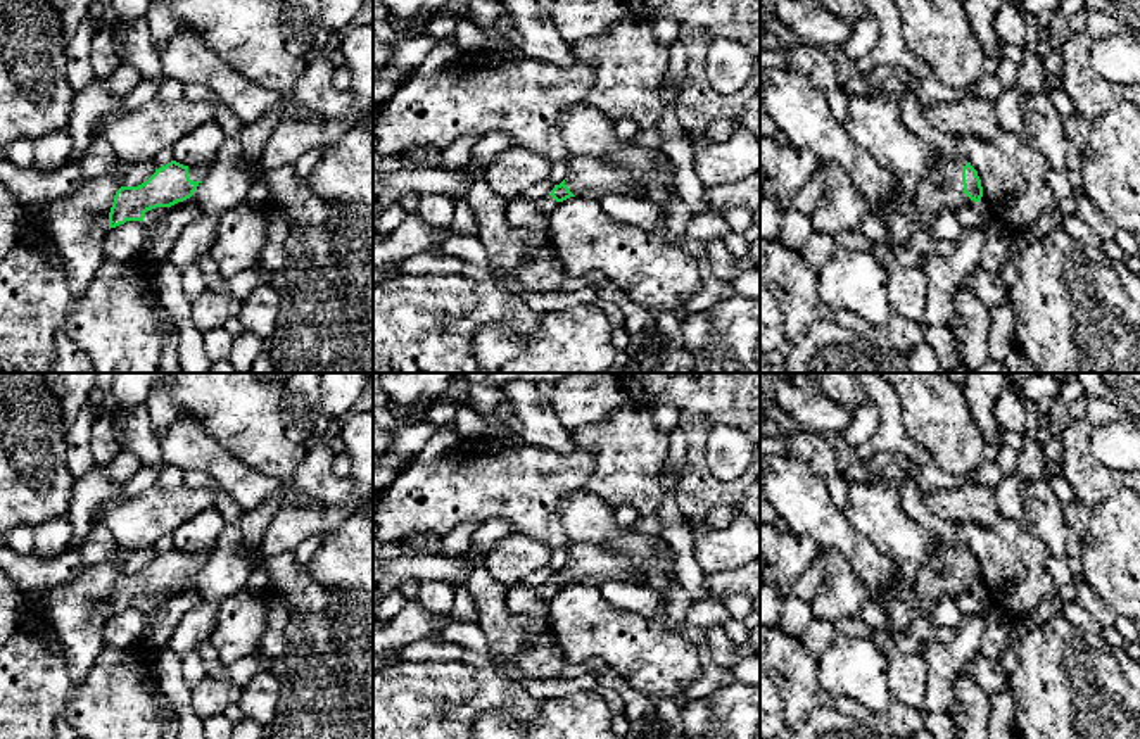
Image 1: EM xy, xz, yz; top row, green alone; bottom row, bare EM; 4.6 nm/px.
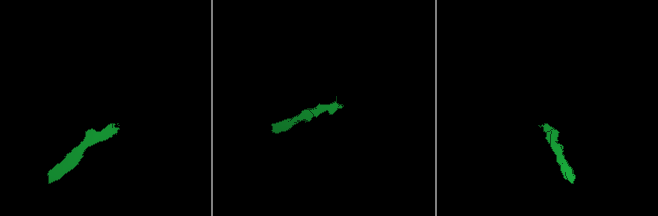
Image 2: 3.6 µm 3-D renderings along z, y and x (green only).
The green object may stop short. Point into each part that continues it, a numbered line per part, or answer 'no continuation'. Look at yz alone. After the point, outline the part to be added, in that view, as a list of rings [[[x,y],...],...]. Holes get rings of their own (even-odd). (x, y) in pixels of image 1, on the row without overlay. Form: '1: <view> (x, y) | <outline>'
1: yz (942, 574) | [[[938,542],[928,559],[922,563],[915,575],[915,591],[924,604],[924,610],[931,613],[936,601],[941,596],[957,597],[972,589],[964,580],[962,554],[966,547],[962,544],[952,546]]]

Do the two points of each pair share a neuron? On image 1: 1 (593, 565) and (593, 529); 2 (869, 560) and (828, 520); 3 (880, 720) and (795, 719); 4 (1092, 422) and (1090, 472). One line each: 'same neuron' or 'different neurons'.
1: different neurons
2: same neuron
3: same neuron
4: same neuron

